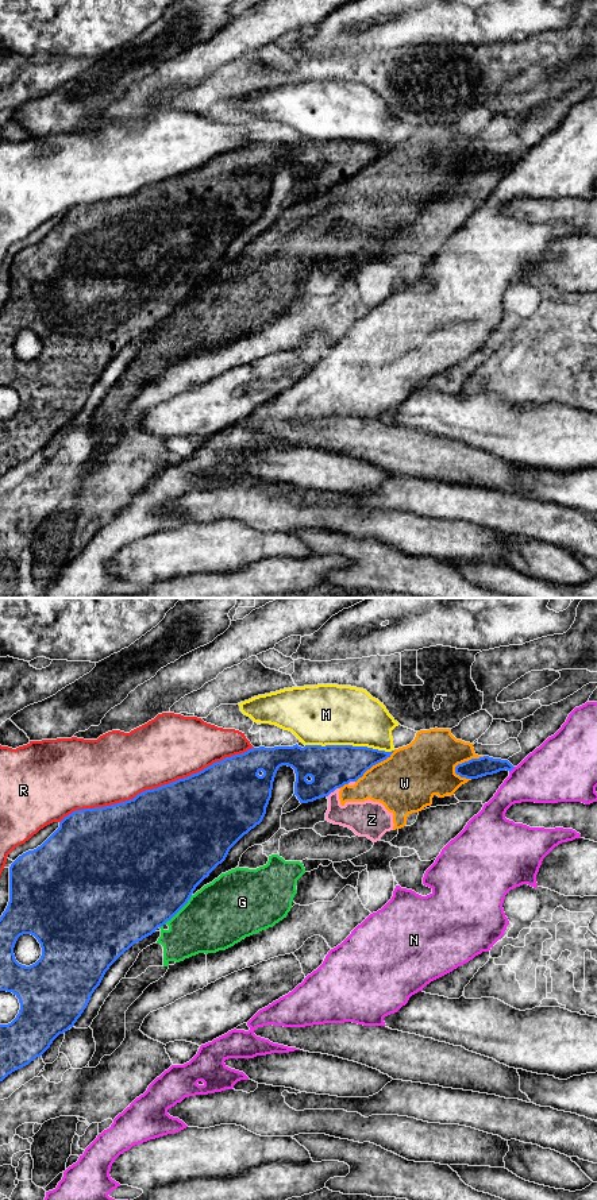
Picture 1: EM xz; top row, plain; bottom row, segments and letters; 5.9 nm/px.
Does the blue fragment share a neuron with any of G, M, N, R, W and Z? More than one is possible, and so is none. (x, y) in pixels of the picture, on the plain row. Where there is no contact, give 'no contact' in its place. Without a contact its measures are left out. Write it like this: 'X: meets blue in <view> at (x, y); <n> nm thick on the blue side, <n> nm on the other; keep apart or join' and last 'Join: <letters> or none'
G: meets blue in xz at (176, 308); 500 nm thick on the blue side, 380 nm on the other; keep apart
M: meets blue in xz at (350, 141); 260 nm thick on the blue side, 360 nm on the other; keep apart
N: meets blue in xz at (512, 164); 120 nm thick on the blue side, 360 nm on the other; keep apart
R: meets blue in xz at (156, 184); 500 nm thick on the blue side, 400 nm on the other; keep apart
W: meets blue in xz at (466, 157); 120 nm thick on the blue side, 340 nm on the other; keep apart
Z: meets blue in xz at (332, 186); 260 nm thick on the blue side, 200 nm on the other; keep apart
Join: none

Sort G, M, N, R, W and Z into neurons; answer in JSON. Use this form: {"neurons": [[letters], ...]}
{"neurons": [["G", "W", "Z"], ["M"], ["N"], ["R"]]}

